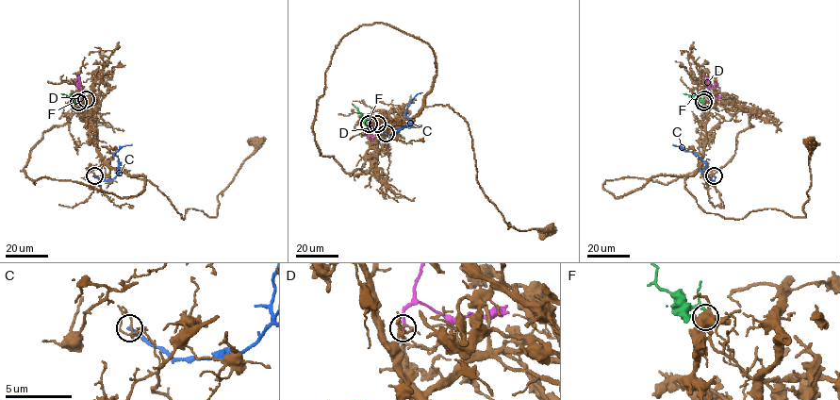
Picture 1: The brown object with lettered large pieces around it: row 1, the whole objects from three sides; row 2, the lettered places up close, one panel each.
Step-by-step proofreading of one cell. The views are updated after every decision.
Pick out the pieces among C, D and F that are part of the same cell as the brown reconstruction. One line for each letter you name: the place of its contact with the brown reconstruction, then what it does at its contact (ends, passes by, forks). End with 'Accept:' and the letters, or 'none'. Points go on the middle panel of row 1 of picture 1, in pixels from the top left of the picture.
F: Touches brown at (369, 124). It ends there
Accept: F

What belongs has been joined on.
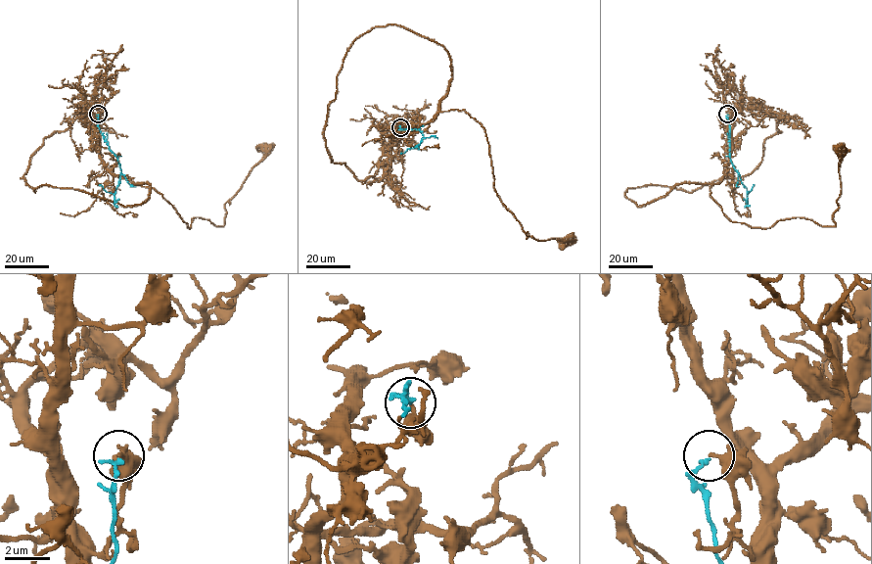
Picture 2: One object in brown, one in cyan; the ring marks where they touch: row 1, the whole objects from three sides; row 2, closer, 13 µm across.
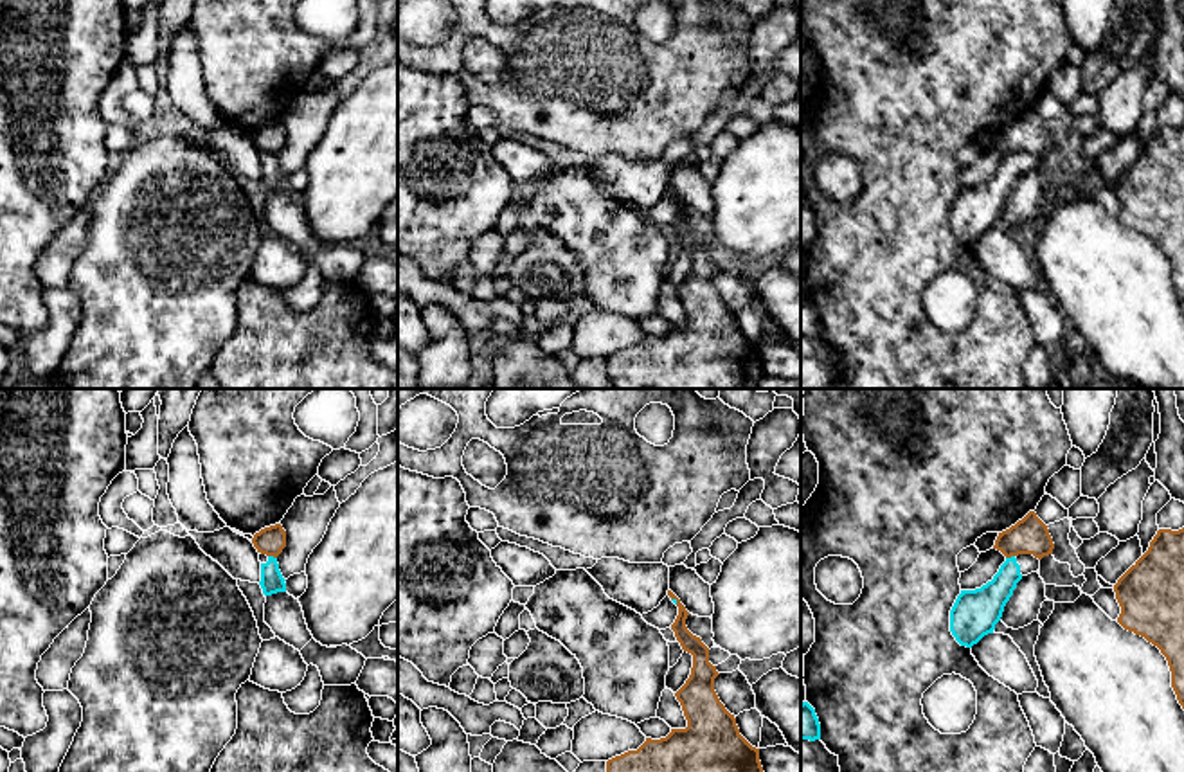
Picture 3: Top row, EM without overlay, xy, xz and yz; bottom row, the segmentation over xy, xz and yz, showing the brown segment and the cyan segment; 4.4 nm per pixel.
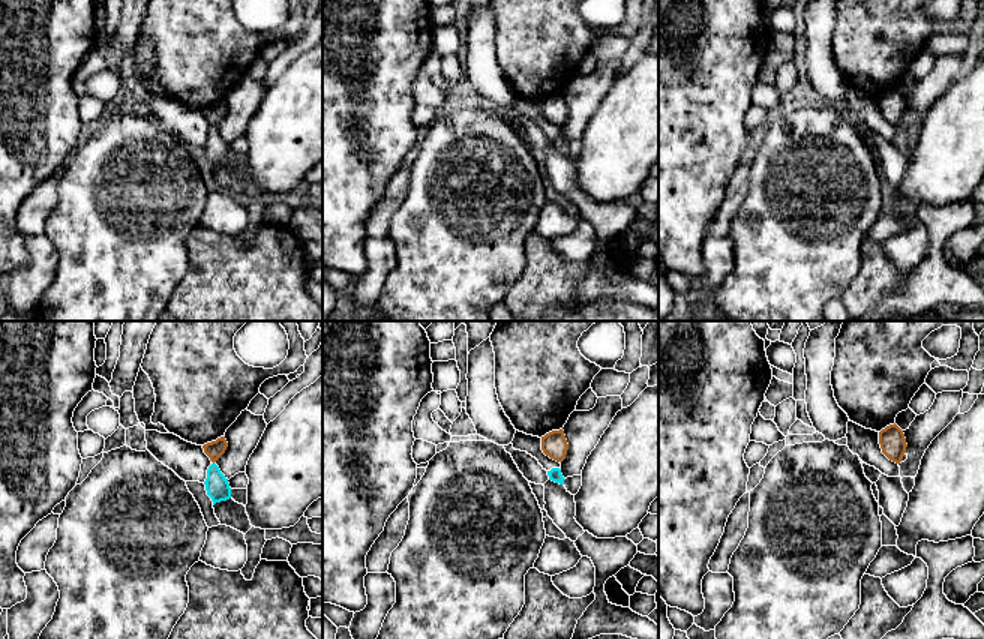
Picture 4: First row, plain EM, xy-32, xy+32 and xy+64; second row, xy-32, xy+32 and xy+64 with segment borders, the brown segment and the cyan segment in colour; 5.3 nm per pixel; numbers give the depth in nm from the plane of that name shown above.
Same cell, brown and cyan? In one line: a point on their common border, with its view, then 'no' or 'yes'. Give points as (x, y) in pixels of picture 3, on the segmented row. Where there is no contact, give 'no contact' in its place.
meets brown in xy at (272, 555); no

